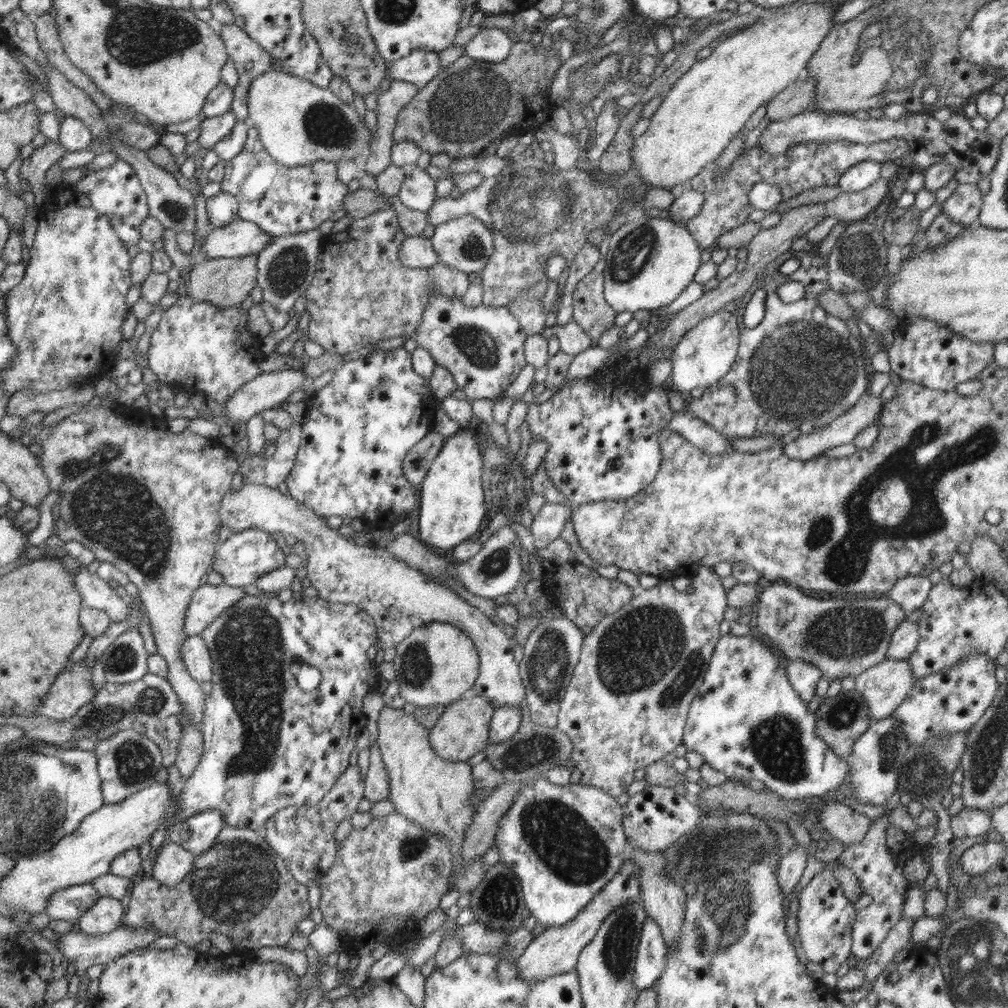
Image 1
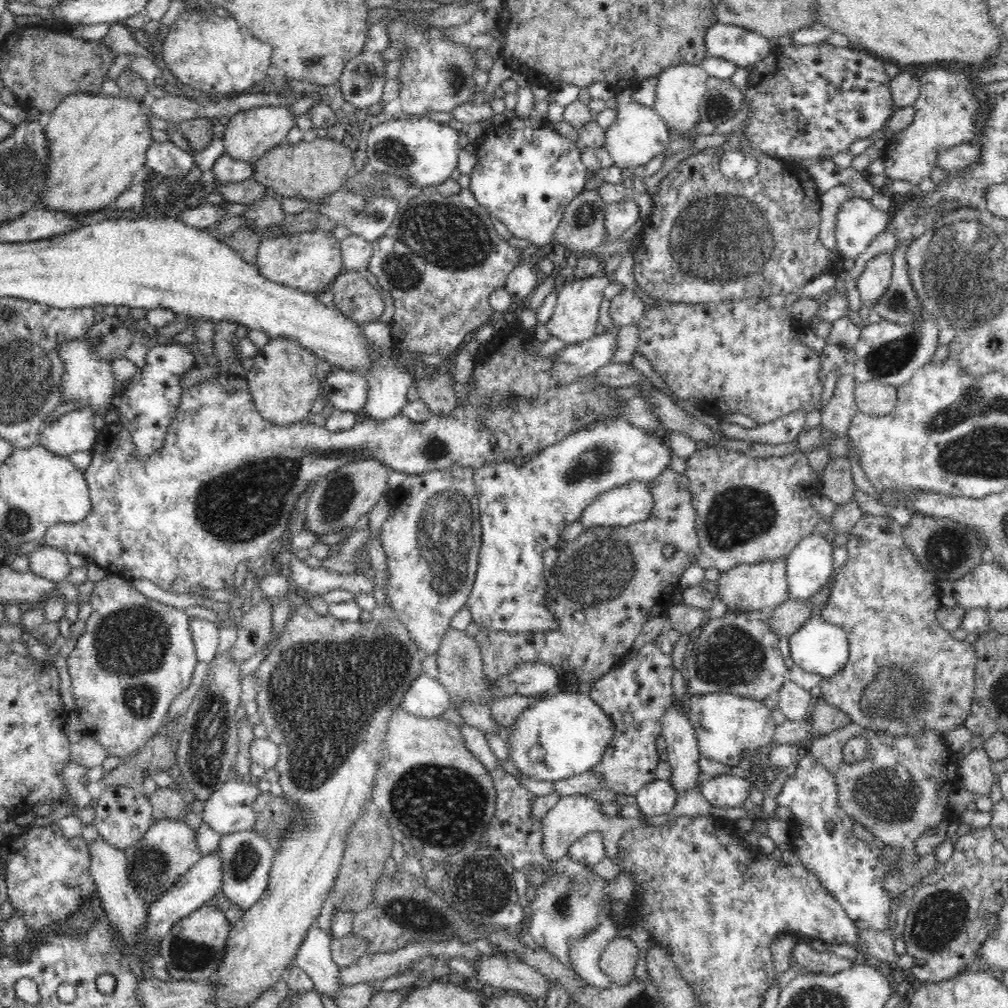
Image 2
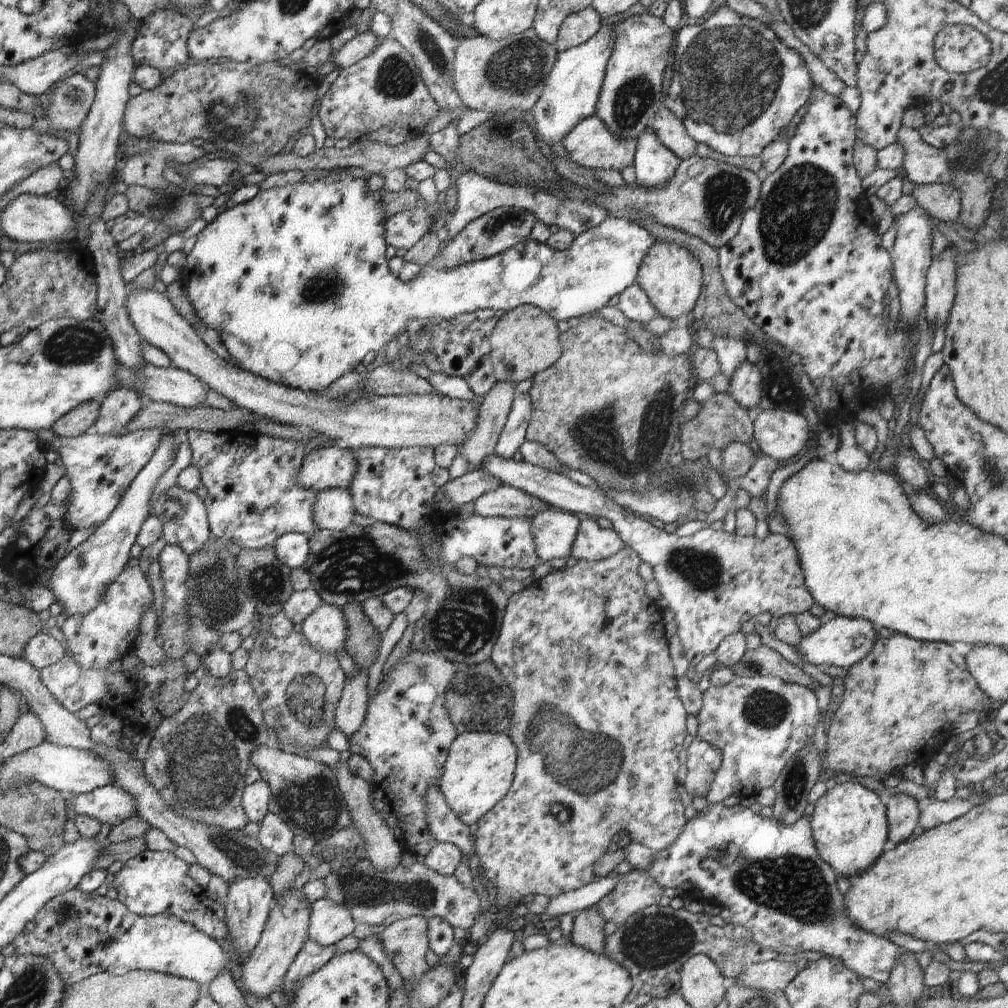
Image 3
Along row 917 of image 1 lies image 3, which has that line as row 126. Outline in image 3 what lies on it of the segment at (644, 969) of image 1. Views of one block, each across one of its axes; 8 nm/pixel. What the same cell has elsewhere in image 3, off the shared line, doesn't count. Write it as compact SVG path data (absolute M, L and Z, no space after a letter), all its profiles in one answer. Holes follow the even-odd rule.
M648 125L636 139L633 164L637 184L646 190L662 188L676 172L680 158L668 150Z

